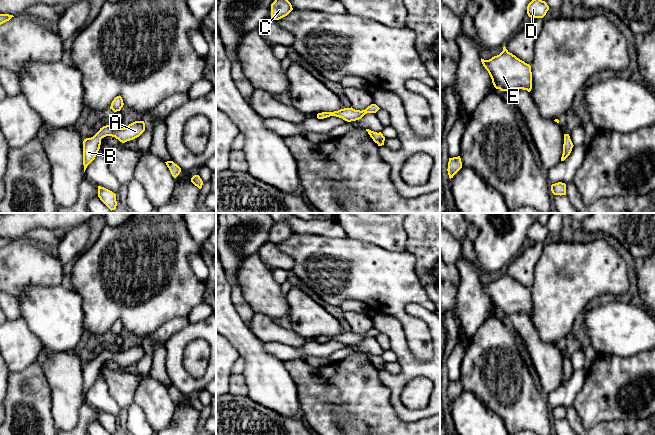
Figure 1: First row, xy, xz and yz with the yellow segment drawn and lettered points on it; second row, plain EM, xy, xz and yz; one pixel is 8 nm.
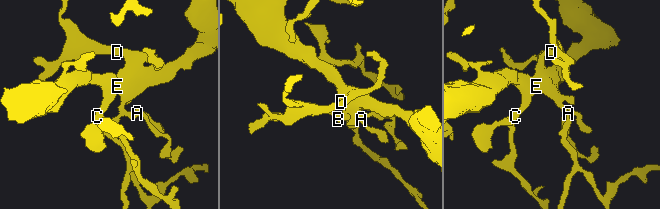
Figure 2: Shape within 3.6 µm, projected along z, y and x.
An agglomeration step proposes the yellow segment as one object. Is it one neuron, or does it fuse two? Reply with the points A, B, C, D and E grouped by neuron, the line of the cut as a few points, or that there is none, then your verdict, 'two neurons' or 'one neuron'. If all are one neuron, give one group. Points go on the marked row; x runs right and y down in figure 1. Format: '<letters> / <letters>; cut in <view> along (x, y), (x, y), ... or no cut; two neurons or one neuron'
A B C D E; no cut; one neuron

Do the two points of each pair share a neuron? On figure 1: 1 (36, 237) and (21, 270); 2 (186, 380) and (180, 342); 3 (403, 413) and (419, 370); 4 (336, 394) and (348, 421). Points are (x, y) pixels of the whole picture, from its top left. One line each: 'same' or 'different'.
1: different
2: same
3: same
4: different

